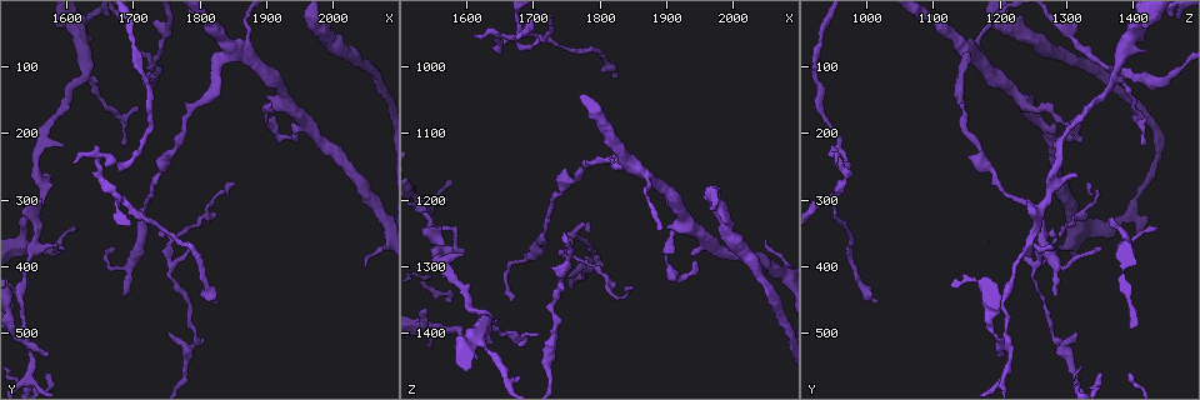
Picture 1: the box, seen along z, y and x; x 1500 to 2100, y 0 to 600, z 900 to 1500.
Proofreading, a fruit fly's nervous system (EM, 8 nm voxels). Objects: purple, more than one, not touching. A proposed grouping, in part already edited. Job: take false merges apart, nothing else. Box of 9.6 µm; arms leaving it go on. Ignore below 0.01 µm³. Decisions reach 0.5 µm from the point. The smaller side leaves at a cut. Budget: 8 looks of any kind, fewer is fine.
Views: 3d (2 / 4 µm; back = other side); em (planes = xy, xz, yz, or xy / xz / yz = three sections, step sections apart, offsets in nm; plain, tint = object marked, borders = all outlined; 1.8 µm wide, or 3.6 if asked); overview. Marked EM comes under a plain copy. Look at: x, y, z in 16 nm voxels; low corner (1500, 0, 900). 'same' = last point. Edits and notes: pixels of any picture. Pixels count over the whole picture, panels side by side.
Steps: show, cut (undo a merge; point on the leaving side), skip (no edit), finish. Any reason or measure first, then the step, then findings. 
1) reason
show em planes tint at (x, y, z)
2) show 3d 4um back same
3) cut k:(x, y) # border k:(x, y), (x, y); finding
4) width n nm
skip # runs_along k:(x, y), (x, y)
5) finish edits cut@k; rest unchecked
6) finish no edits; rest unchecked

show 3d 4um at (1790, 510, 1295)

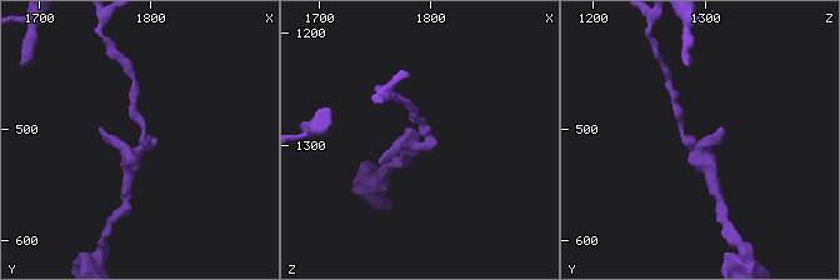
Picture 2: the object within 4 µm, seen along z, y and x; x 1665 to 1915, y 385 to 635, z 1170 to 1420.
show em xy step 8 tint at (1794, 516, 1292)

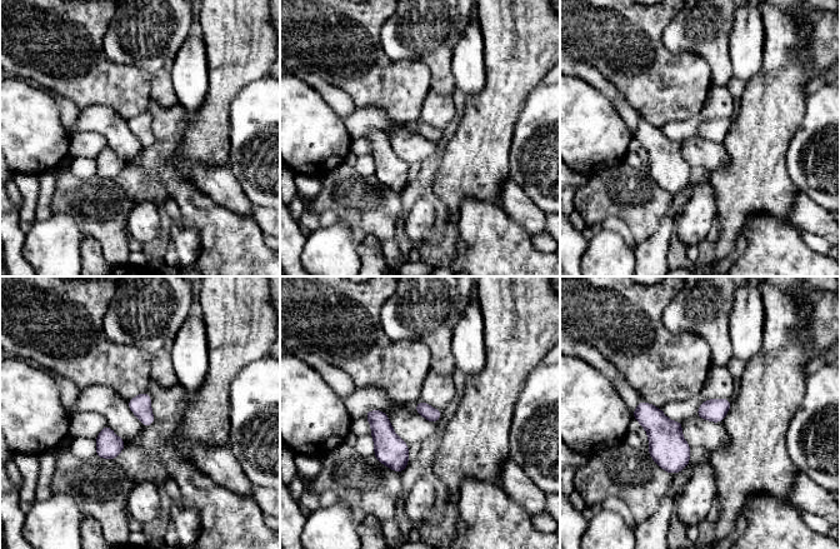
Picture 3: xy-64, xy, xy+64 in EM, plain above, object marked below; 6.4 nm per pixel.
width 90 nm
skip # all the same neuron

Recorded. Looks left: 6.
small branch off a trunk
show em xy step 8 tint at (1625, 120, 1375)

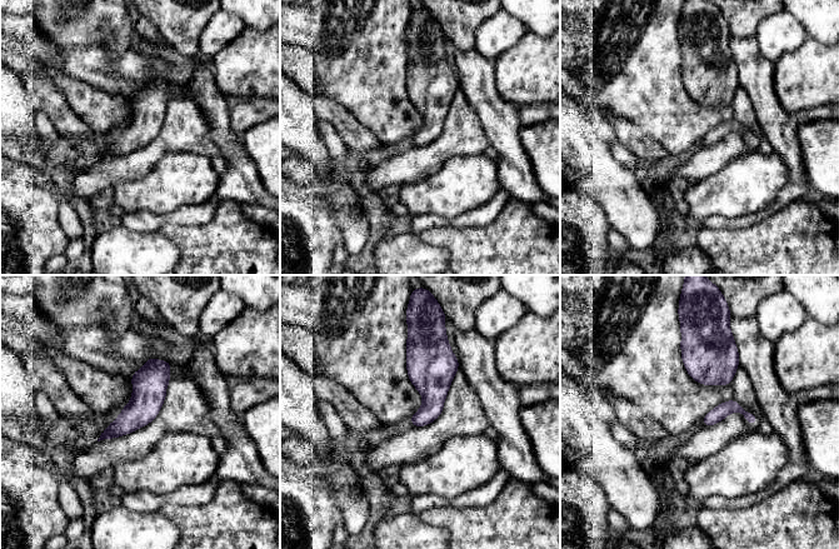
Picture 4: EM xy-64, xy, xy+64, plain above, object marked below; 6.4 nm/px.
another direction
show em planes tint same

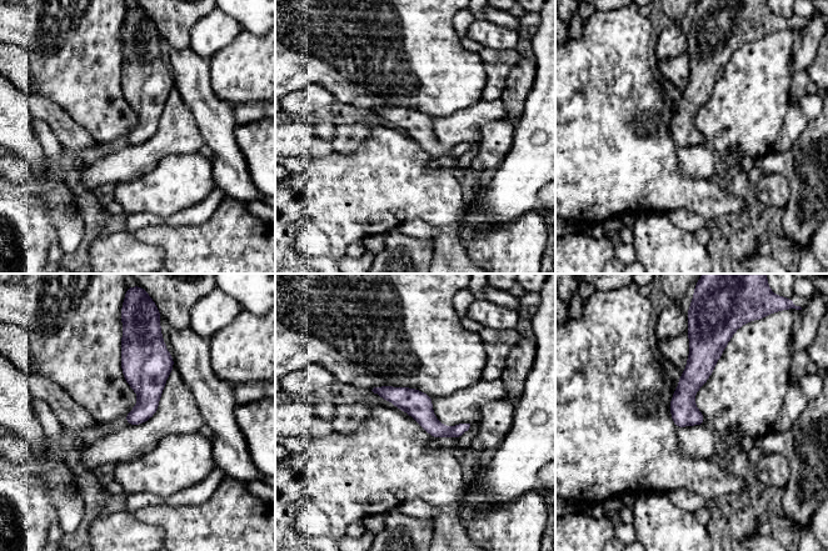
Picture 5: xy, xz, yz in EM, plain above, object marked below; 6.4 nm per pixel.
skip # runs_along 5:(377, 390), (407, 399), (440, 431), (465, 426); continuous, no second neuron

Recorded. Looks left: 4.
arms part here
show 3d 2um at (1925, 155, 1235)

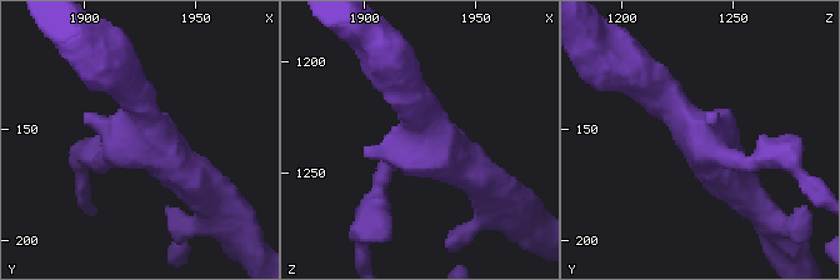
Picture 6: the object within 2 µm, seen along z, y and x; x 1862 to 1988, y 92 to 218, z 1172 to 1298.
arms 3; arm_widths 160, 300, 360 nm; need the tissue
show em 3.6um planes borders at (1928, 152, 1234)

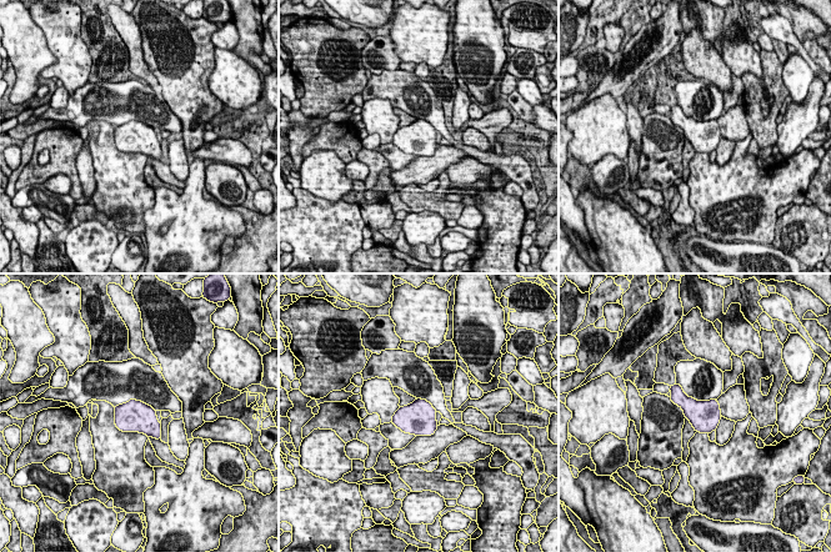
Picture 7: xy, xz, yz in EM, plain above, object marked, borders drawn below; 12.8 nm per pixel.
width 400 nm
skip # all the same neuron

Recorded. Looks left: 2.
two arms at a narrow angle
show em yz step 4 tint at (1545, 510, 1210)

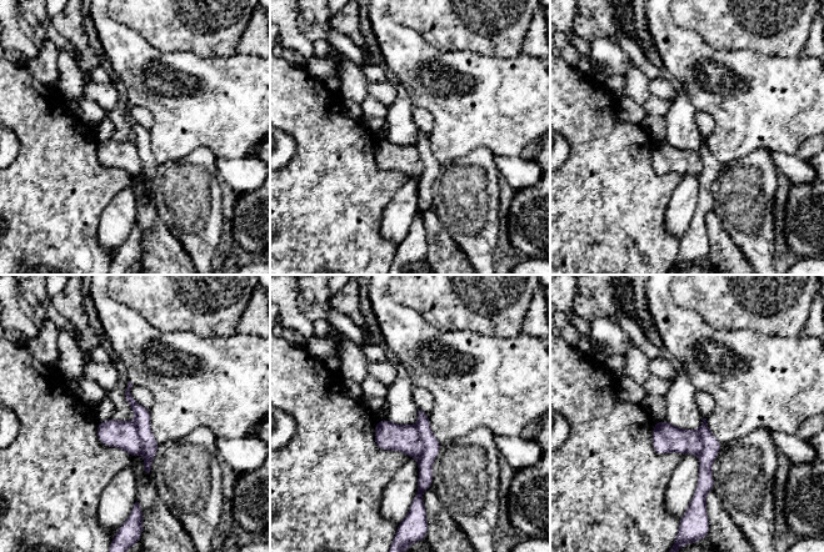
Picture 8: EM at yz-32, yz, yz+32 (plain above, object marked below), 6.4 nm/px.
another direction
show em planes tint same

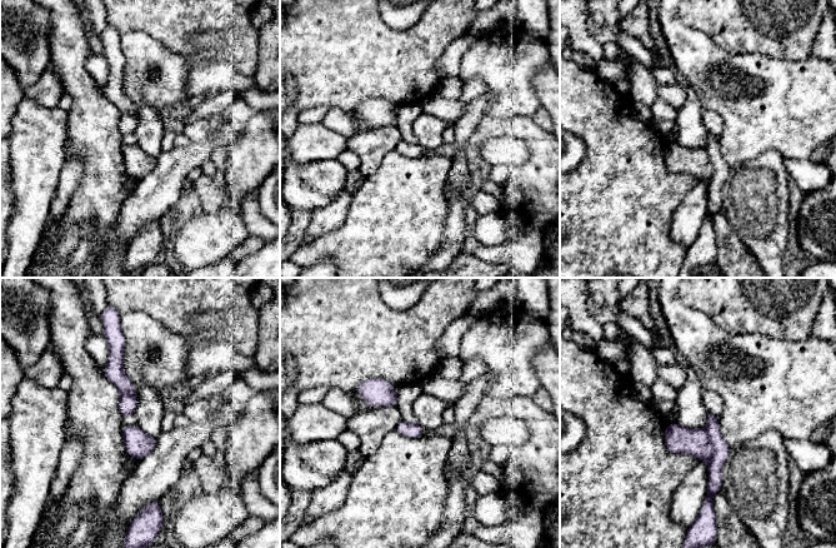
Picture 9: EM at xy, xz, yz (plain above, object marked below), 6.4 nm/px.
width 100 nm
cut 9:(677, 439) # a second neuron is stuck on

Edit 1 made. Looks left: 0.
finish edits cut@9; rest unchecked

